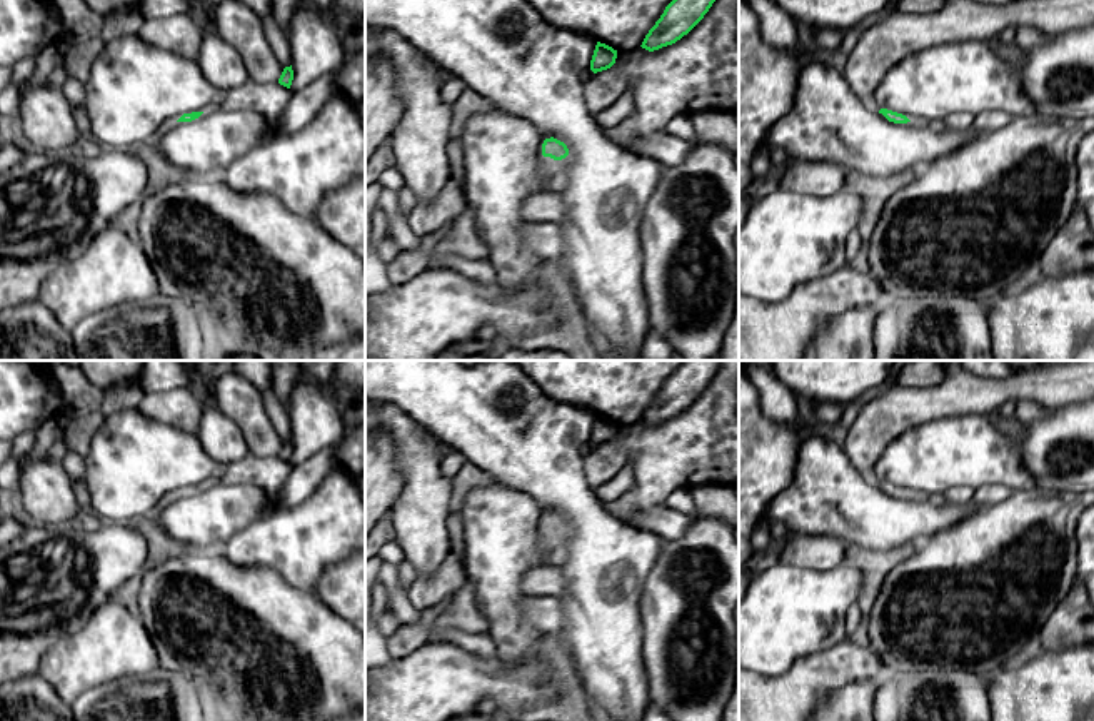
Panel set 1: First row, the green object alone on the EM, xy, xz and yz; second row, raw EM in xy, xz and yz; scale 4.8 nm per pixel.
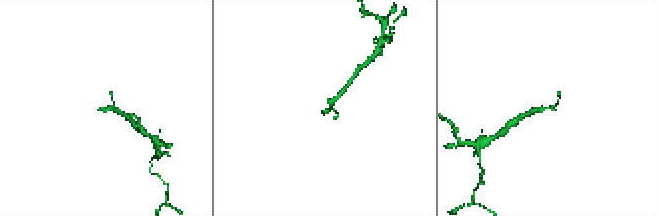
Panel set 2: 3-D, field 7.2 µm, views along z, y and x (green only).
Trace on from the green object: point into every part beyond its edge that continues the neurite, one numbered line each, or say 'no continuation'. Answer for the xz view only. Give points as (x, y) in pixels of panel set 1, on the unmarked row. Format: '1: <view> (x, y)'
1: xz (547, 539)

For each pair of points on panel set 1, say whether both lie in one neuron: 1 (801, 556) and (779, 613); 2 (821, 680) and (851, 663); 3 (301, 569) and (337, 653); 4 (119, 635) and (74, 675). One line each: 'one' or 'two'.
1: two
2: one
3: two
4: one

